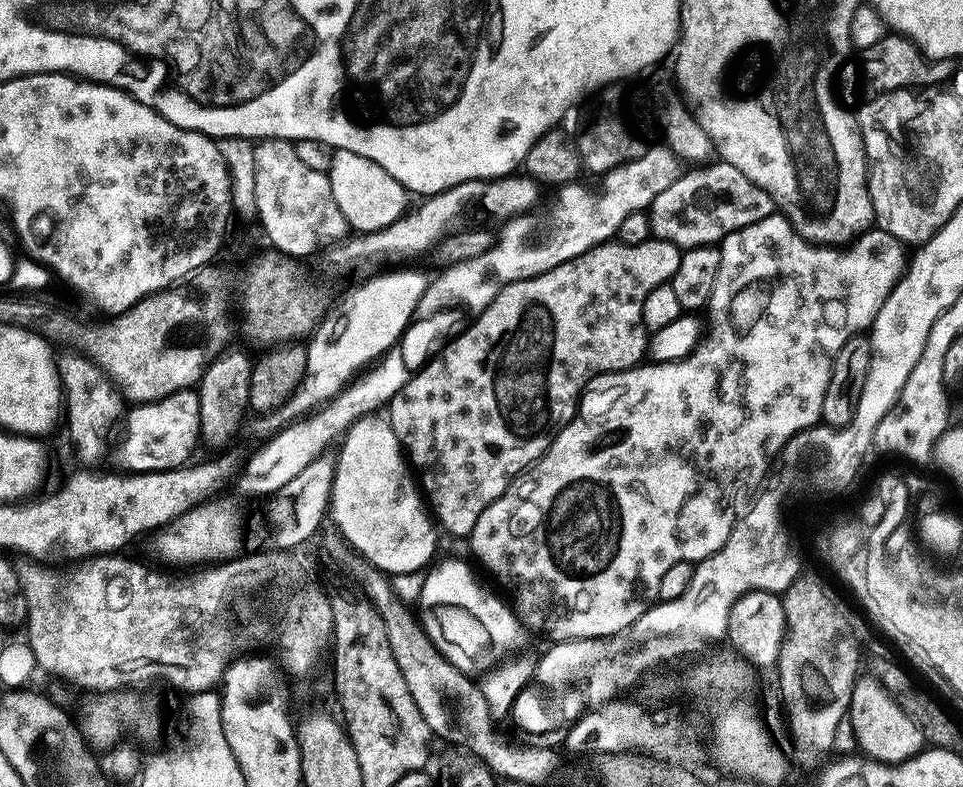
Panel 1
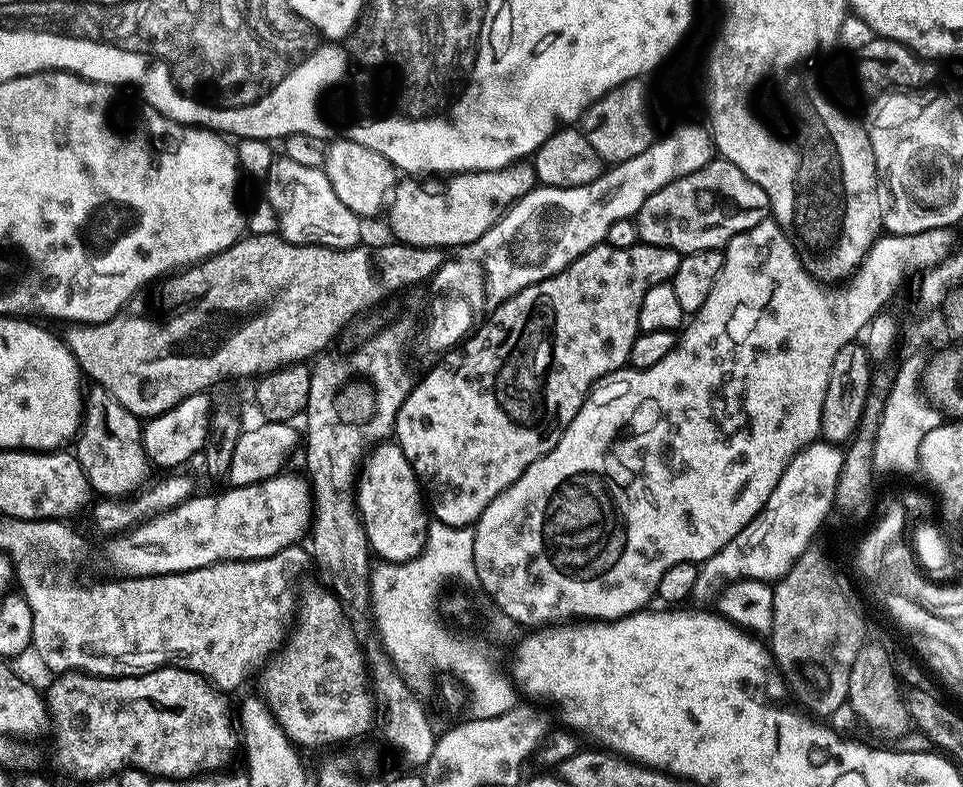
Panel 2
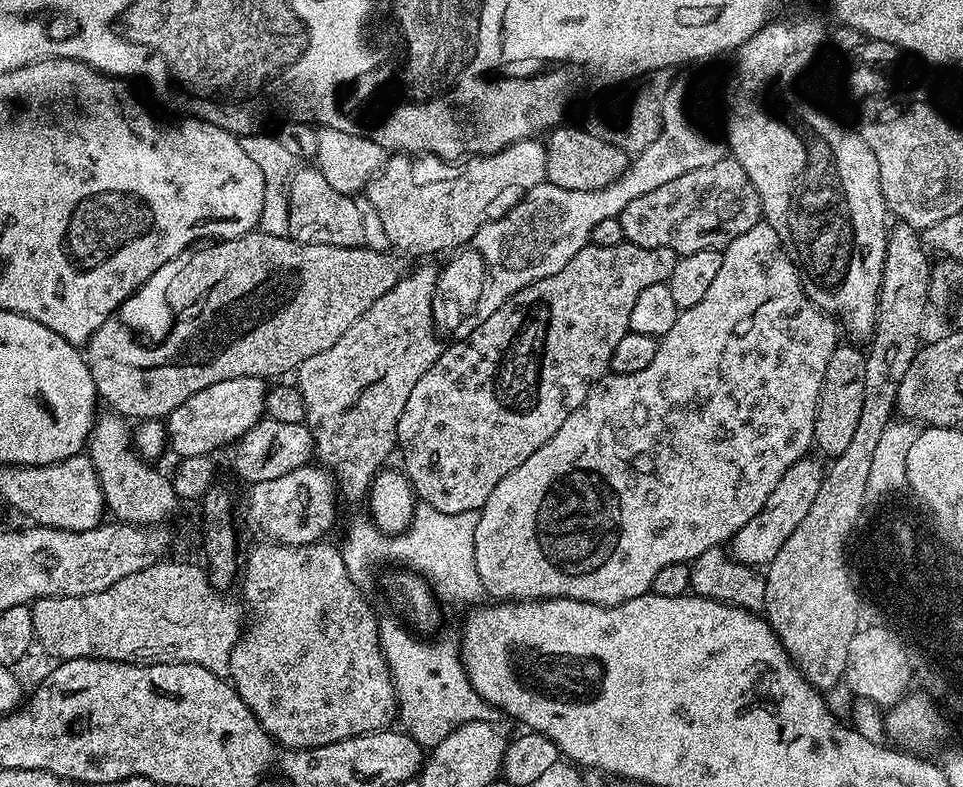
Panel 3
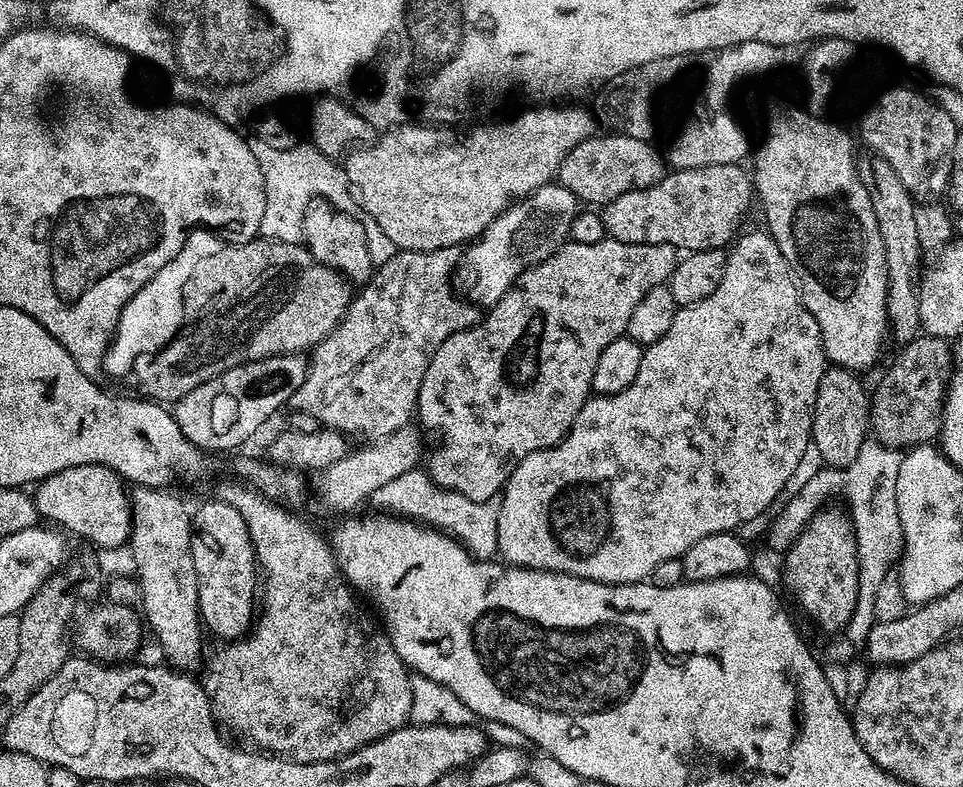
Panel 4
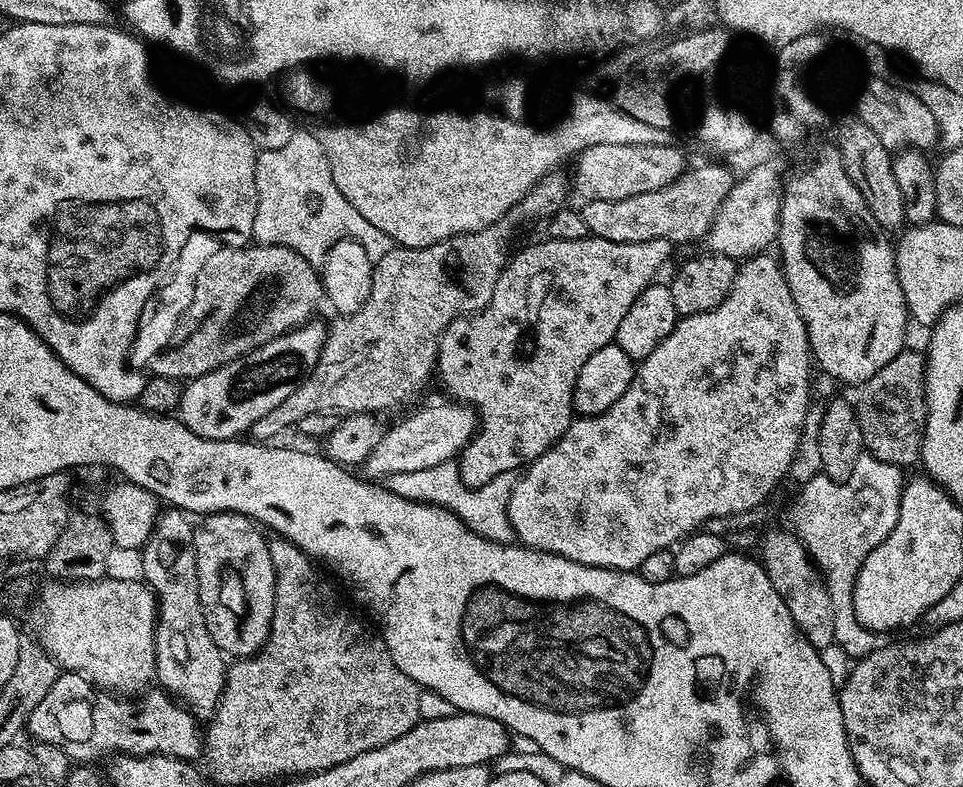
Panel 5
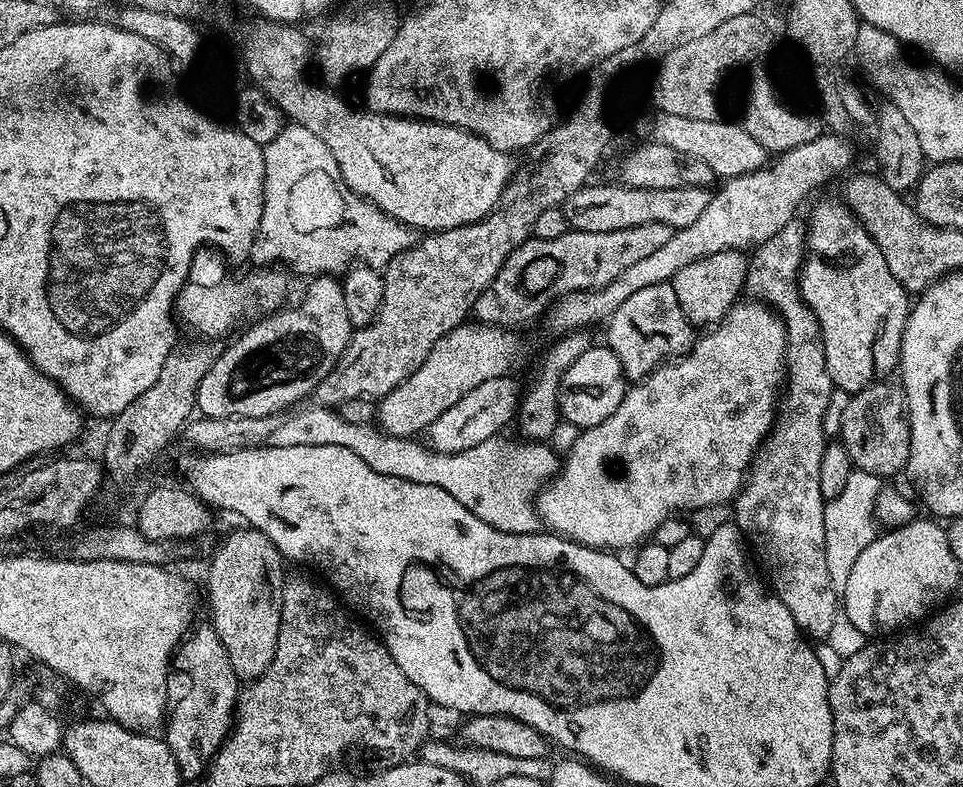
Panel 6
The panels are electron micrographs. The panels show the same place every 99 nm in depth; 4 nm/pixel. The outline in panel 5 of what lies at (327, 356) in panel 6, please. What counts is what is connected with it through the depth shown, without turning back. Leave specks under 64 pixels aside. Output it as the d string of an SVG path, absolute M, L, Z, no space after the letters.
M316 323L302 324L250 354L202 374L197 380L187 381L180 394L178 419L194 434L211 440L235 440L247 433L258 418L270 414L278 402L290 398L316 368L326 339L325 326Z

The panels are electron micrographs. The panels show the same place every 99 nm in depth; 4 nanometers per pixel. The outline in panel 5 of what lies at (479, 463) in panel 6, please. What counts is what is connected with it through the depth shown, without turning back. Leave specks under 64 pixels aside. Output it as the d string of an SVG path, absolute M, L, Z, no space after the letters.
M449 462L431 466L426 470L394 474L387 477L386 487L407 500L415 500L421 504L436 504L440 508L446 508L453 512L467 528L474 529L479 536L484 536L499 544L506 544L514 536L512 523L508 517L508 503L513 483L513 477L506 475L494 478L481 488L468 488L460 476L459 467L455 463Z

